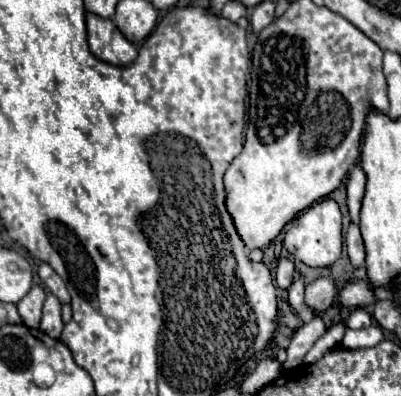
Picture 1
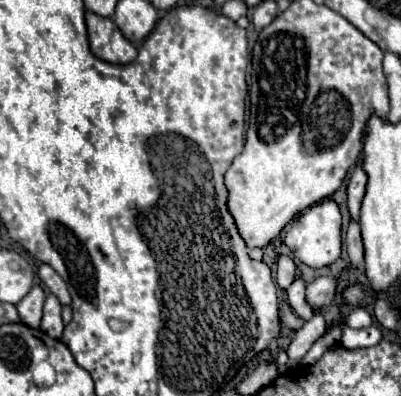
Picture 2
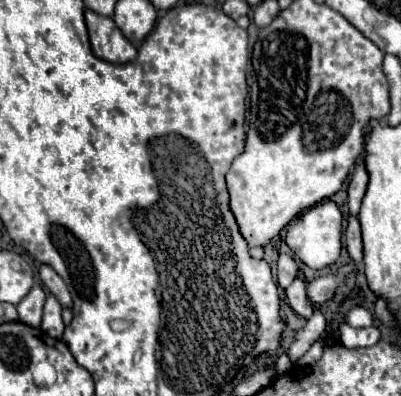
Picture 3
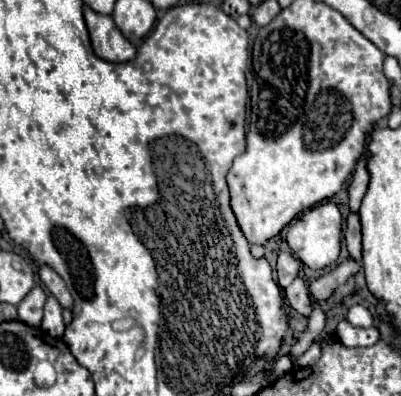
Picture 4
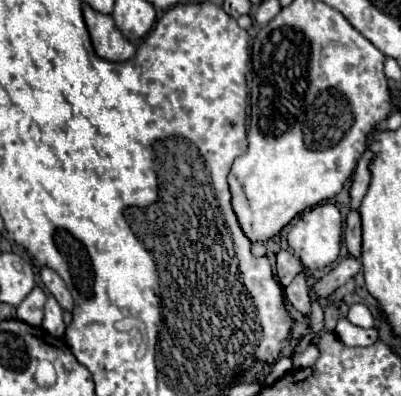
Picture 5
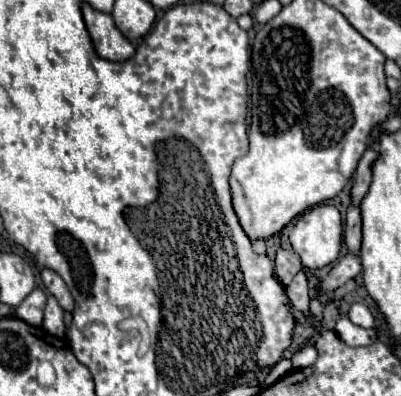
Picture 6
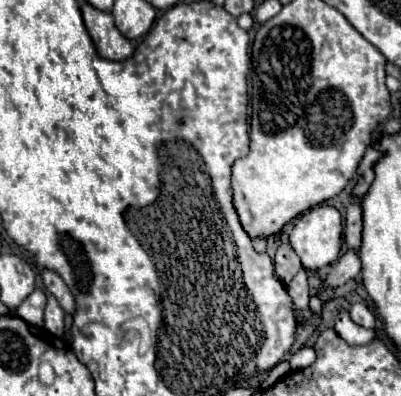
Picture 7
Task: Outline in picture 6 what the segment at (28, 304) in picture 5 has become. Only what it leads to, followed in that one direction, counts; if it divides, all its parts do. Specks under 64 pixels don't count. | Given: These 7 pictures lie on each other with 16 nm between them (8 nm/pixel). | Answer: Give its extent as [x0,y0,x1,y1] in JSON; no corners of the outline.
[16,288,46,326]

